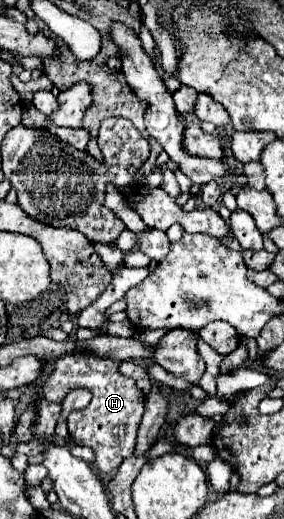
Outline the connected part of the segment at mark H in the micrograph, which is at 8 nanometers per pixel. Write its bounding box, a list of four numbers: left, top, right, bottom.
[43,352,146,474]

